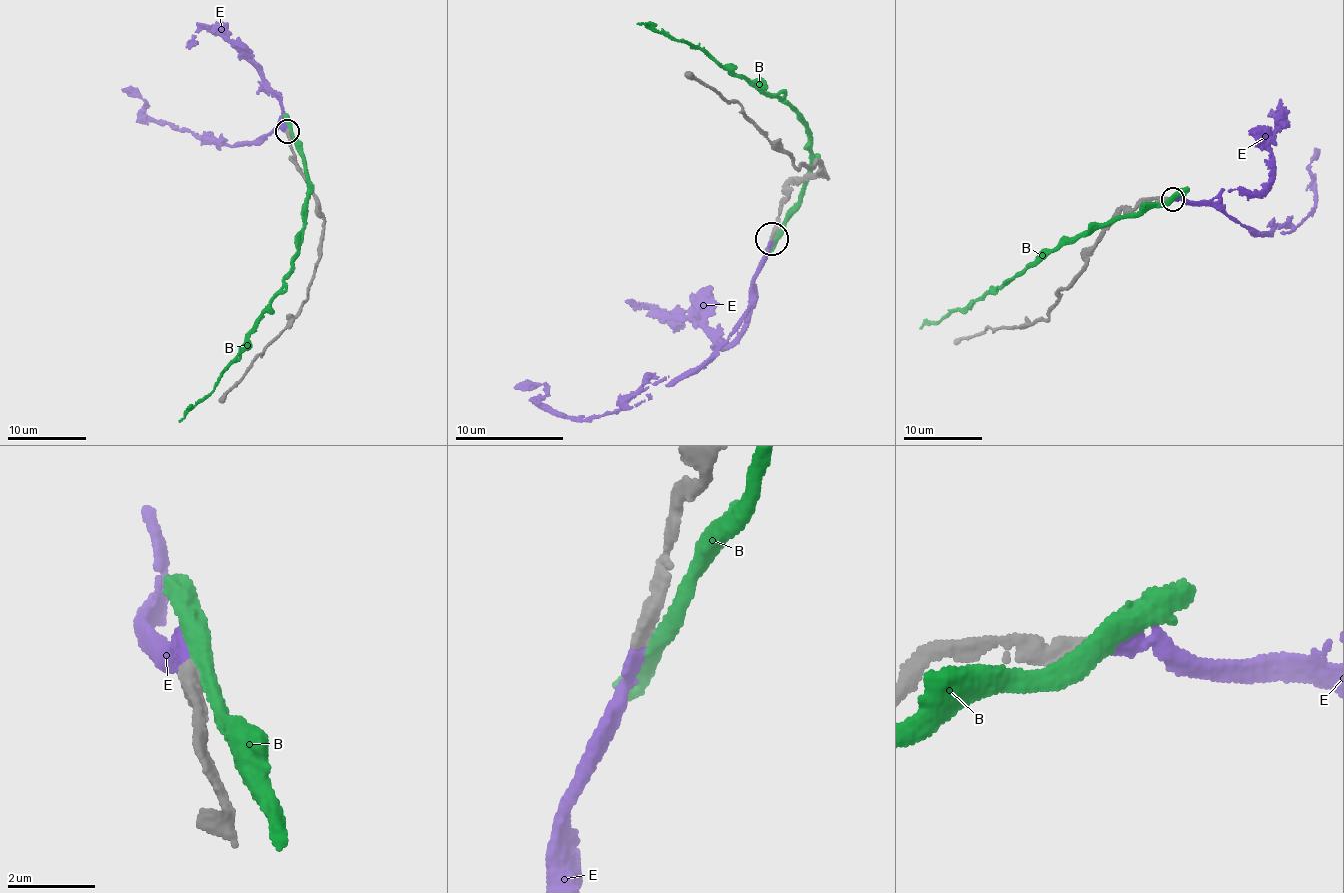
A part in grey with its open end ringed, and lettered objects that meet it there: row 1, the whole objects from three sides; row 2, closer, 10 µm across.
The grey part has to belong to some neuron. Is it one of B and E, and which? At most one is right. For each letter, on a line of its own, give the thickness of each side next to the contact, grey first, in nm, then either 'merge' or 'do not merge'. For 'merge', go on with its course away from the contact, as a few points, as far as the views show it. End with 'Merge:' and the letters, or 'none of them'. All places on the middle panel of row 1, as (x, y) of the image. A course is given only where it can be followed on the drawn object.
B: 500/440 nm | do not merge
E: 440/460 nm | merge | via (771, 236), (751, 304), (697, 371), (645, 383), (612, 412), (556, 417), (543, 399), (546, 387), (513, 386)
Merge: E

